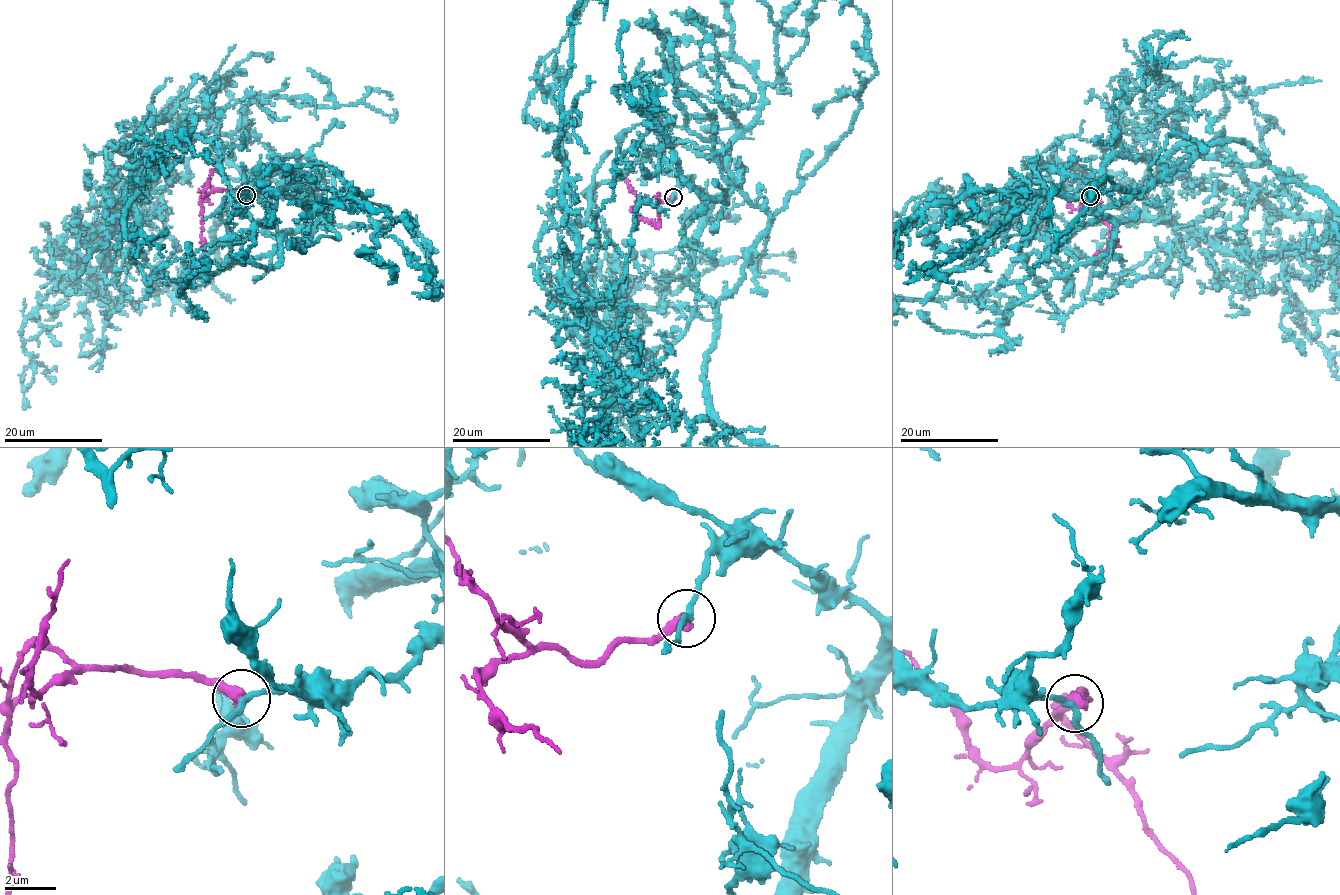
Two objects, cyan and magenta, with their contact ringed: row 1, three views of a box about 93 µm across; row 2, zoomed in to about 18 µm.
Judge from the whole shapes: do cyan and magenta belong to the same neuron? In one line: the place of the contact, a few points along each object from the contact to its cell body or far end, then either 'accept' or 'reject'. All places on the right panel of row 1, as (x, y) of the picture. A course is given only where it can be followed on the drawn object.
(1090, 196) | cyan via (1090, 196), (1200, 146), (1081, 264), (1035, 233), (1050, 157), (1099, 219), (896, 312) | reject

